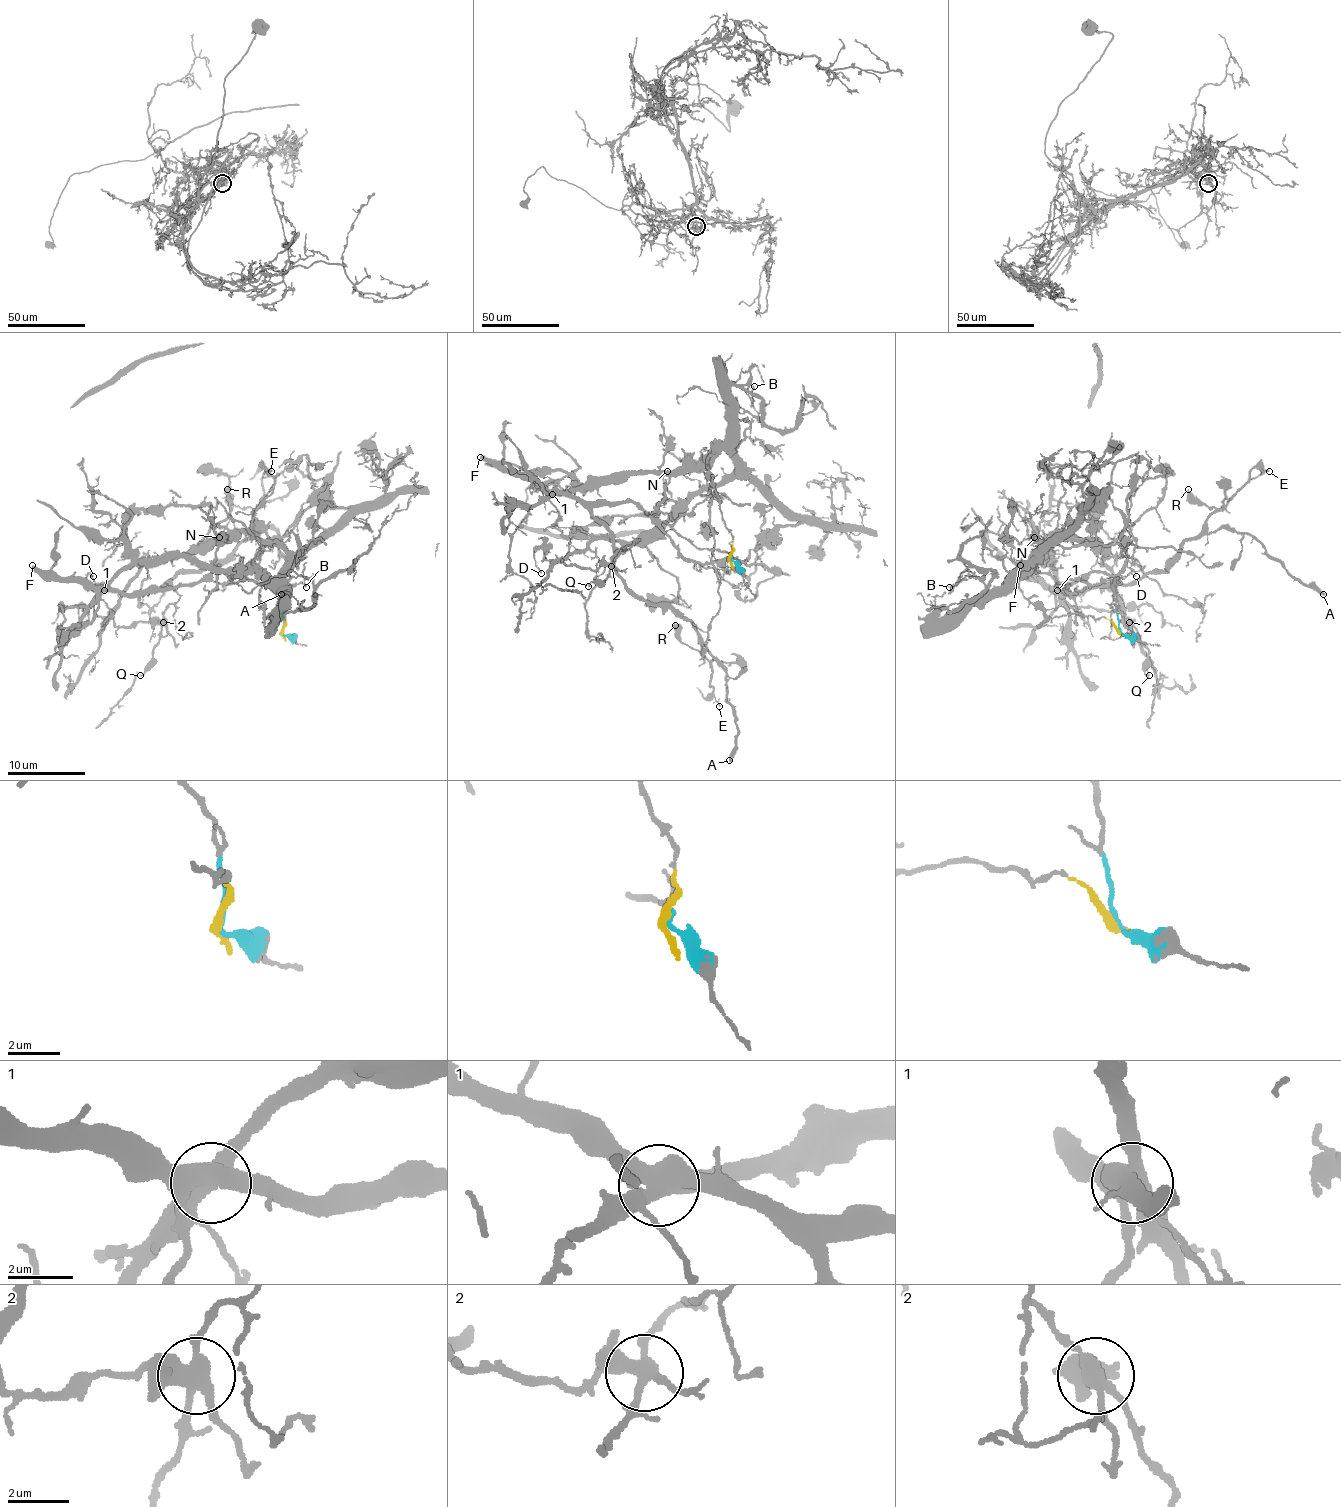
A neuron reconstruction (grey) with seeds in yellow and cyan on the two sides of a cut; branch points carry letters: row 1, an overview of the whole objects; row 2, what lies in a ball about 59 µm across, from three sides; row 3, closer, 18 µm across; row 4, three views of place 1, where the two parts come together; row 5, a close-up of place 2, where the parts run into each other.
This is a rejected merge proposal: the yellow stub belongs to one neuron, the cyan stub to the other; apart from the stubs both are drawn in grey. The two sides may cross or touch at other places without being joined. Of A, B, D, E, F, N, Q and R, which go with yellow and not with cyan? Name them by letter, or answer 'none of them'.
B, D, N

